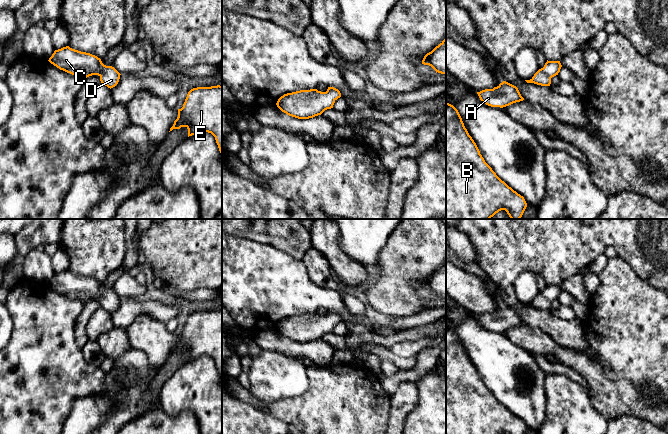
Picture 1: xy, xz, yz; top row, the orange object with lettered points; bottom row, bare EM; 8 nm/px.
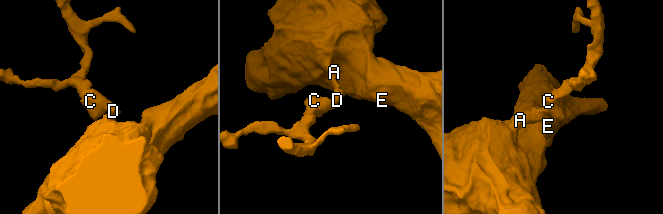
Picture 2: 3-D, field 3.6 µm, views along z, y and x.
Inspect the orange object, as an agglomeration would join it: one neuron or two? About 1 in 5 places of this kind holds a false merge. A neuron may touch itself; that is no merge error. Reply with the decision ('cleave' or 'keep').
keep

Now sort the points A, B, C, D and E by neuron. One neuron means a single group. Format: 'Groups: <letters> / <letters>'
Groups: A B C D E

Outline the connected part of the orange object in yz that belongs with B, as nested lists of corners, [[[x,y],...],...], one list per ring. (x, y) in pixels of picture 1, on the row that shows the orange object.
[[[446,103],[446,219],[490,219],[501,210],[505,210],[511,219],[520,219],[526,207],[524,197],[502,181],[485,162],[458,110]]]

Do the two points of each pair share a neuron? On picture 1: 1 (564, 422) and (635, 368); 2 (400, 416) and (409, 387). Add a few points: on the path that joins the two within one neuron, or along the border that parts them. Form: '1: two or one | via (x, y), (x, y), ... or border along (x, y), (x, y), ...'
1: two | border along (589, 394), (591, 404), (606, 419)
2: one | via (400, 409), (407, 394)

